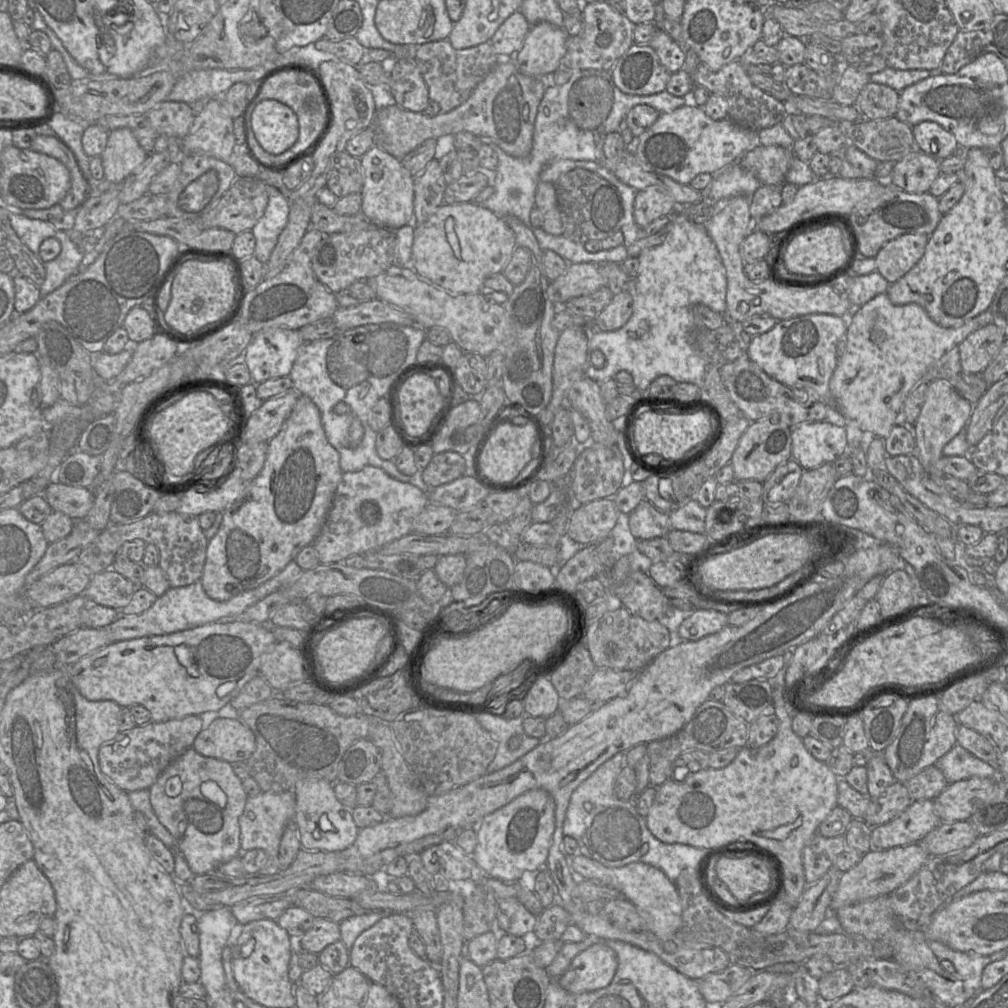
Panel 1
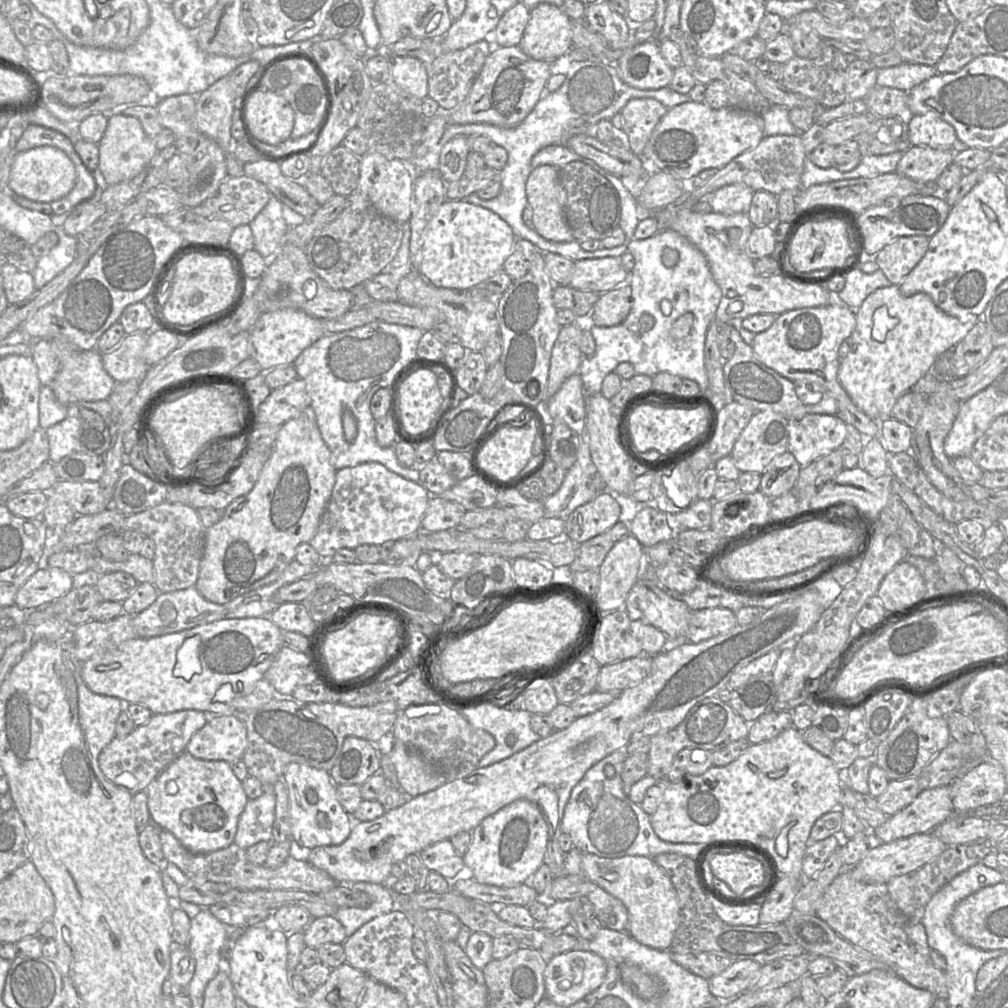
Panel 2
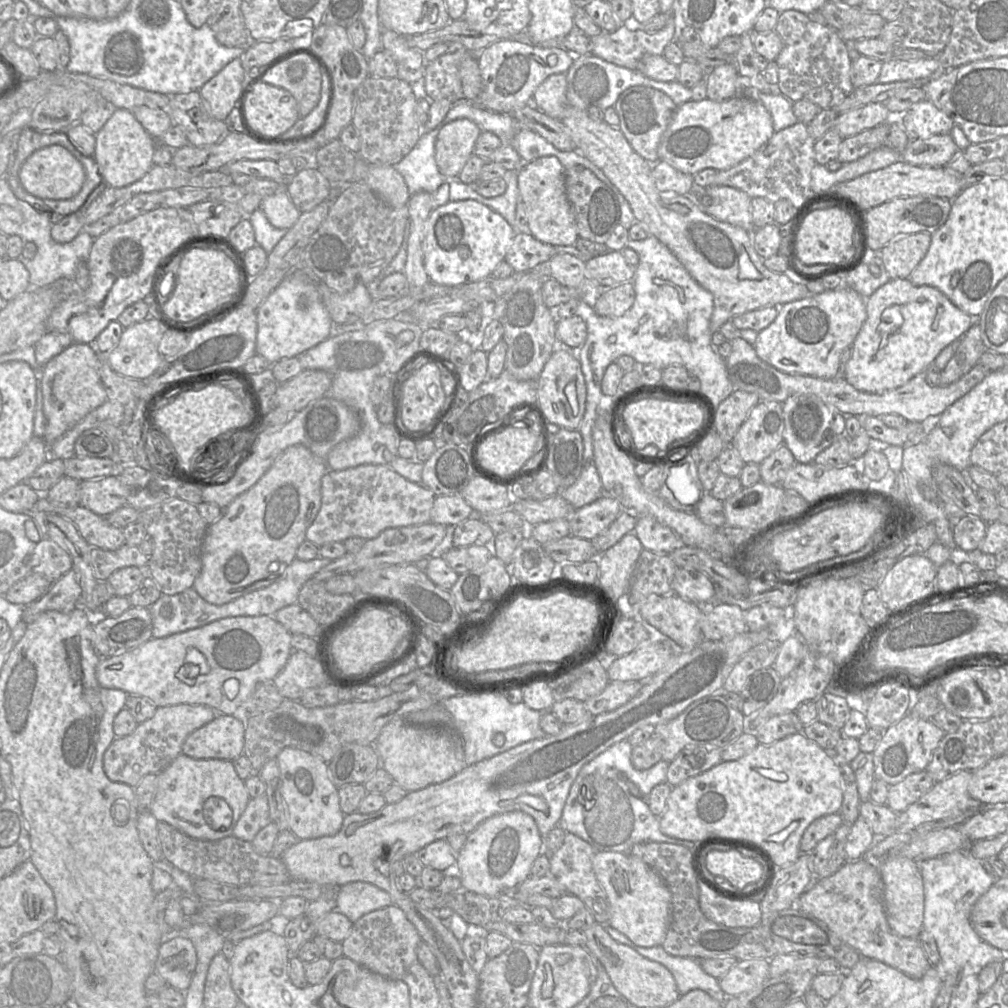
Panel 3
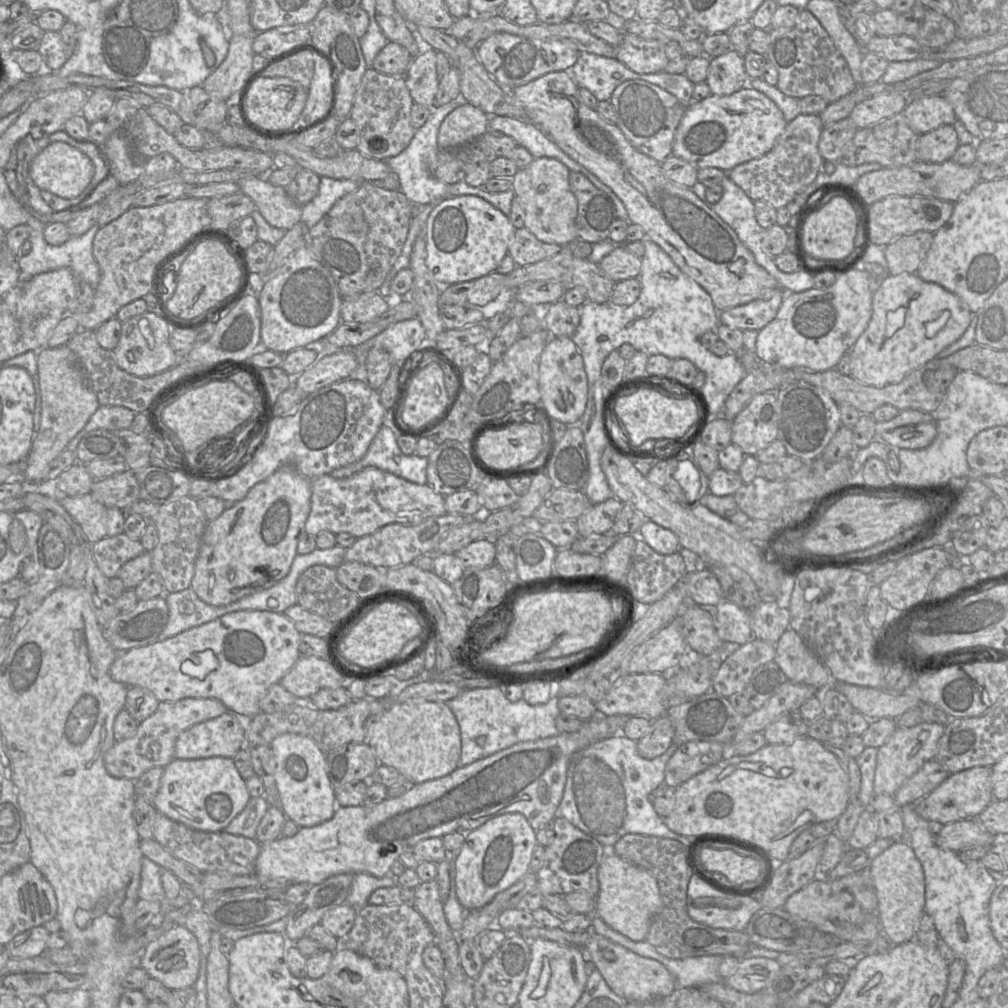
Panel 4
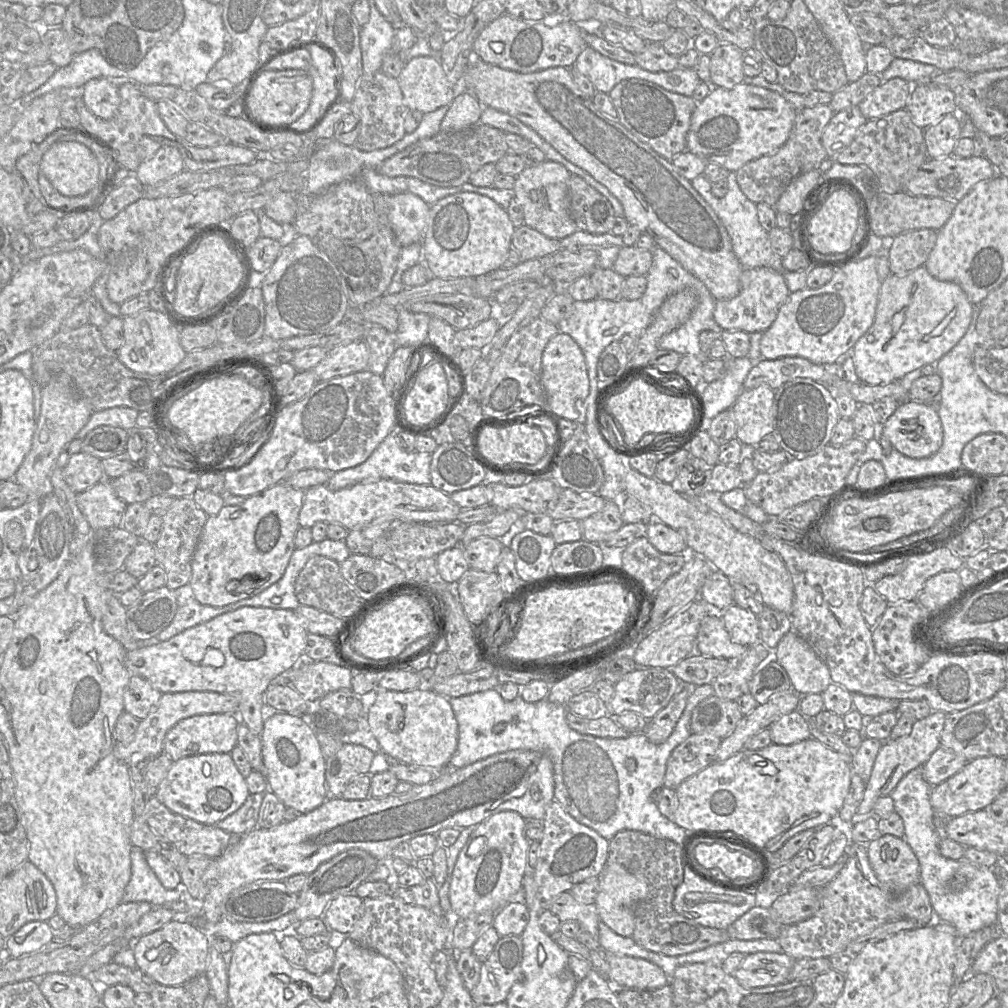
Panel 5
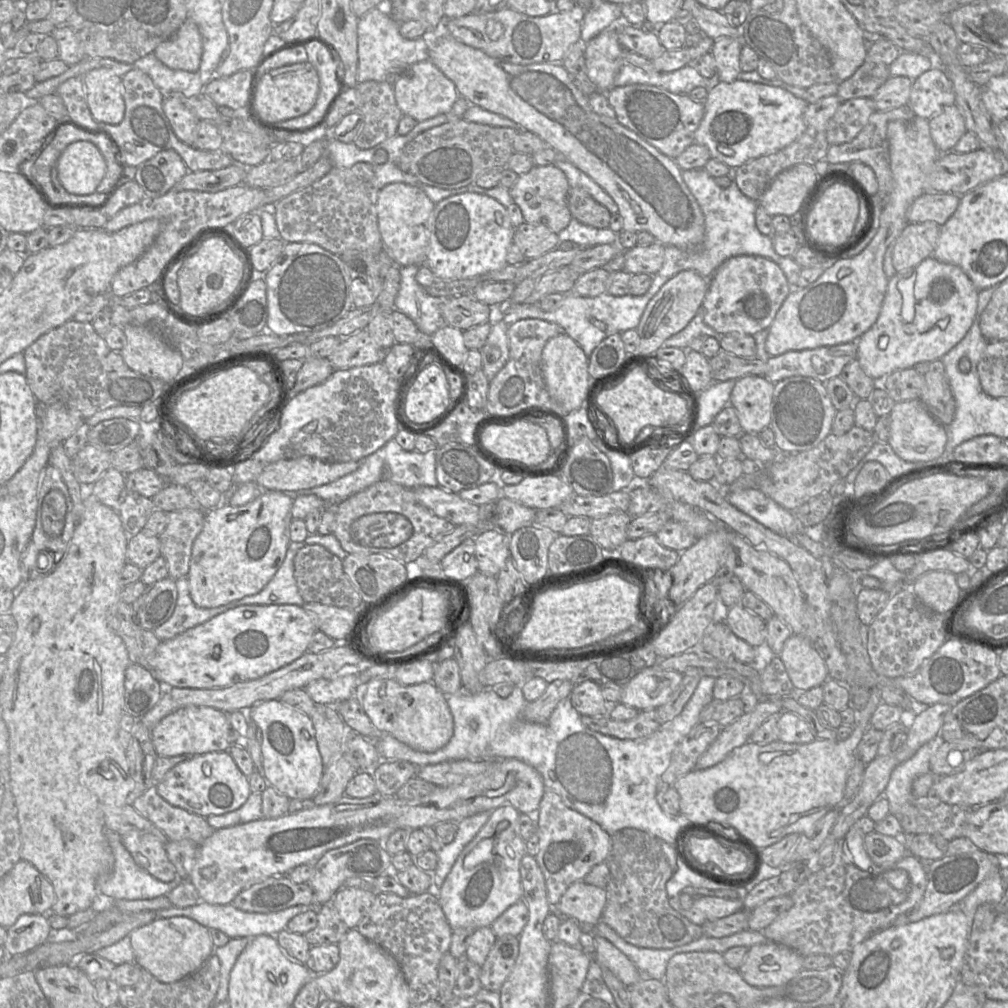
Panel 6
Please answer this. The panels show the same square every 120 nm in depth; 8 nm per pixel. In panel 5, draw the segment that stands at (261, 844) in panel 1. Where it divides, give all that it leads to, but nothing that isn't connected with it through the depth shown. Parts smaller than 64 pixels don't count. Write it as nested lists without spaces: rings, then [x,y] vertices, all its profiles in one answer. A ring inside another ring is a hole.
[[[264,793],[249,794],[244,804],[215,826],[234,835],[242,835],[258,827],[258,815]]]

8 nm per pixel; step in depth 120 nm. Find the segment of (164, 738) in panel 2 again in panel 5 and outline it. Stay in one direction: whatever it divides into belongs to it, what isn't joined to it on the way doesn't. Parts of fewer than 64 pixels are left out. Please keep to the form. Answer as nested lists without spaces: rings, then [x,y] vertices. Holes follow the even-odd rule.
[[[185,691],[164,693],[158,704],[142,720],[133,737],[126,743],[117,743],[115,755],[130,767],[131,762],[153,759],[163,753],[163,743],[166,733],[179,721],[201,714],[237,714],[239,699],[231,694],[214,691]]]

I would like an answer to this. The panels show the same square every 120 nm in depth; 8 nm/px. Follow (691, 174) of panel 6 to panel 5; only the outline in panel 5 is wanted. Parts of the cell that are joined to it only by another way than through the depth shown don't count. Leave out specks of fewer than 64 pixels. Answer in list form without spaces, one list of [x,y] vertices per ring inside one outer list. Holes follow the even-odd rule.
[[[730,172],[728,177],[728,191],[722,198],[712,193],[712,182],[704,175],[699,175],[691,181],[693,188],[712,207],[731,239],[732,248],[744,269],[768,267],[781,273],[790,292],[806,288],[808,270],[788,271],[782,264],[782,258],[773,252],[768,232],[762,227],[757,215],[756,204],[751,201],[740,189],[736,172]]]

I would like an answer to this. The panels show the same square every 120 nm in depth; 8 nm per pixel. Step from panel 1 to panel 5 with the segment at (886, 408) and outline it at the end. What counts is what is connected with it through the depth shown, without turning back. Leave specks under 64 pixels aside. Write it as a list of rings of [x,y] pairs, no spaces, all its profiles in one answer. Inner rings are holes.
[[[925,266],[904,275],[891,274],[881,284],[873,324],[850,352],[859,380],[869,385],[885,385],[905,375],[913,376],[927,364],[936,364],[966,334],[973,307],[957,283],[936,279]]]

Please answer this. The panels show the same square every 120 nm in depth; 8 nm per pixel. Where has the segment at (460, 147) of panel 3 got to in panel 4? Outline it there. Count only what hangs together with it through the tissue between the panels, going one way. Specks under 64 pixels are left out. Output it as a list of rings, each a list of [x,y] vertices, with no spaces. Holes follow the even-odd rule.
[[[468,102],[455,108],[440,125],[439,148],[455,149],[481,137],[489,130],[490,117]]]

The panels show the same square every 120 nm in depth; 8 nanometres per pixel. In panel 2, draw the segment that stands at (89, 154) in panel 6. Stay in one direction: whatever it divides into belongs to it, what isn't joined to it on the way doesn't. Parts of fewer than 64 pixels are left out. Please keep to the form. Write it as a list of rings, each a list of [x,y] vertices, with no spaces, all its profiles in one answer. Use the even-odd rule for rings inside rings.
[[[39,146],[14,155],[8,188],[29,200],[51,203],[67,196],[74,188],[76,179],[74,164],[64,151],[52,146]]]

